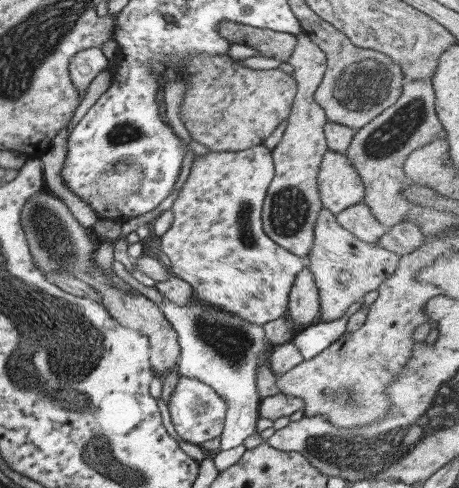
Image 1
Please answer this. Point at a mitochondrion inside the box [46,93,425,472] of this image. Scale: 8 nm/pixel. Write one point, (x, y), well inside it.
(232, 343)

